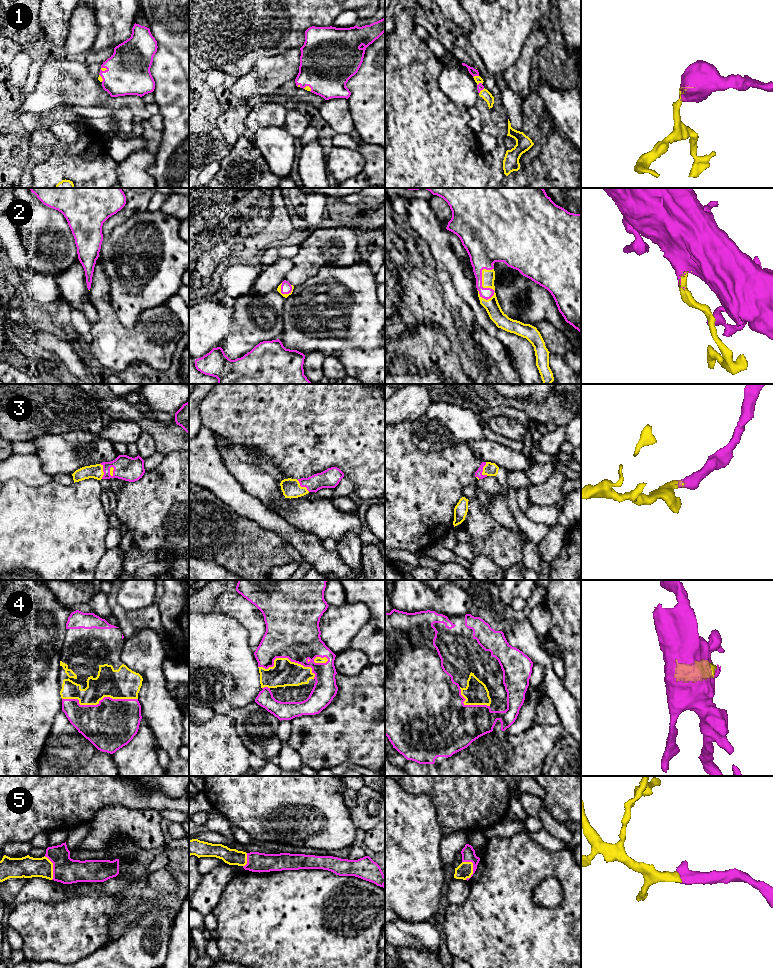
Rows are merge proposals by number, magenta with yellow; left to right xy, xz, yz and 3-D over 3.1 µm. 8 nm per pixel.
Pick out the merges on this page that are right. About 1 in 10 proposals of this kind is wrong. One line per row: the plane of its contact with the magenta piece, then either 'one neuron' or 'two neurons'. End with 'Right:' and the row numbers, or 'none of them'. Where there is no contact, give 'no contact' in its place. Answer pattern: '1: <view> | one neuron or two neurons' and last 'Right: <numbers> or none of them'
1: xy | one neuron
2: yz | one neuron
3: yz | one neuron
4: xy | one neuron
5: yz | one neuron
Right: 1, 2, 3, 4, 5

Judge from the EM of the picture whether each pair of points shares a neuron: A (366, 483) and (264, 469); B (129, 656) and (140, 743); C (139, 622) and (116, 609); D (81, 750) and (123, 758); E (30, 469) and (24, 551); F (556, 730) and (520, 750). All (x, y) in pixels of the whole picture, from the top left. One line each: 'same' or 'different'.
A: different
B: different
C: same
D: different
E: different
F: same

